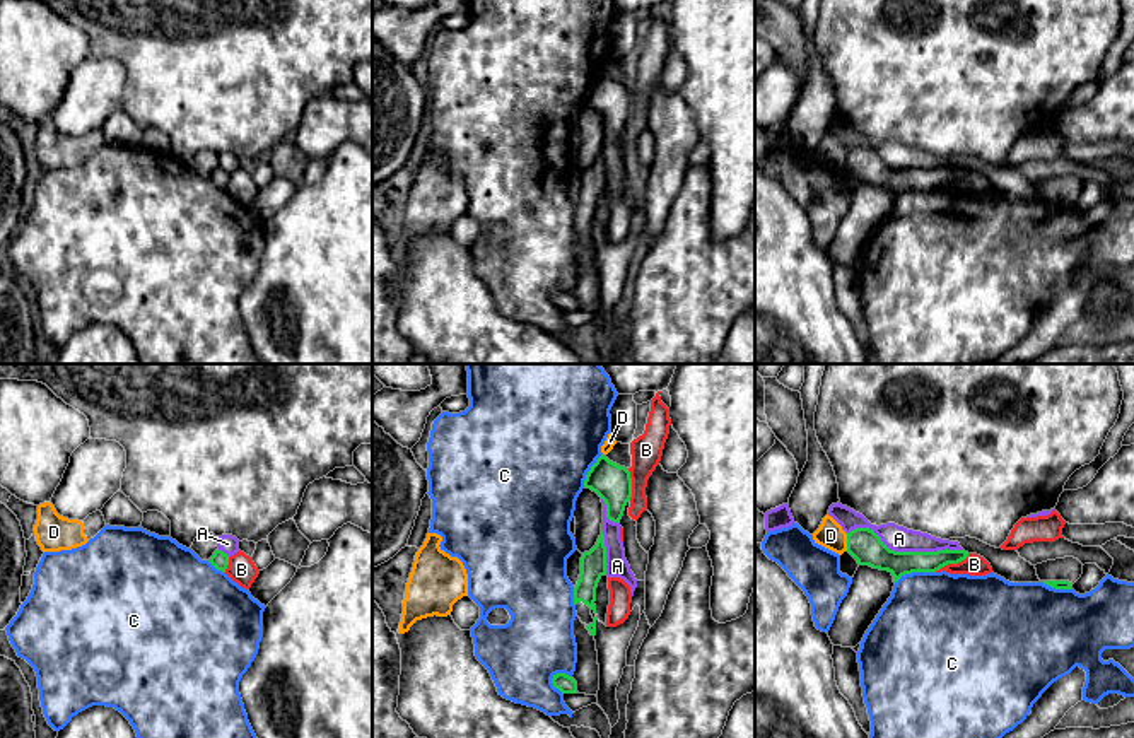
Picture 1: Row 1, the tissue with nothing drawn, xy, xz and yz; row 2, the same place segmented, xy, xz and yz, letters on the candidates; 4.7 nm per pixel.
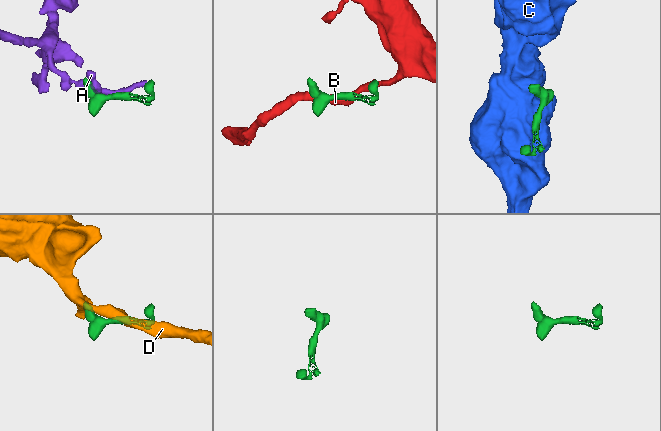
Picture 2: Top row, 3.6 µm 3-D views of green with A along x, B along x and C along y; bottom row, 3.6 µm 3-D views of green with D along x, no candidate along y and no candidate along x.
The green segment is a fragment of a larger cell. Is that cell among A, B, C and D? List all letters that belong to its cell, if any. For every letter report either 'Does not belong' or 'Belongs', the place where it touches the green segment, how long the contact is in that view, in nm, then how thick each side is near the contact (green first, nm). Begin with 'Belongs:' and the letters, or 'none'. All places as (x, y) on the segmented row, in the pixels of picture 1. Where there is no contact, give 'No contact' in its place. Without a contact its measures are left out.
Belongs: none
A: Does not belong. Touches green at yz (906, 552). Shared border 550 nm. Thickness 160 nm (green) against 120 nm
B: Does not belong. Touches green at yz (952, 562). Shared border 190 nm. Thickness 110 nm (green) against 100 nm
C: Does not belong. Touches green at yz (914, 571). Shared border 200 nm. Thickness 150 nm (green) against 460 nm
D: Does not belong. Touches green at yz (847, 542). Shared border 80 nm. Thickness 160 nm (green) against 130 nm

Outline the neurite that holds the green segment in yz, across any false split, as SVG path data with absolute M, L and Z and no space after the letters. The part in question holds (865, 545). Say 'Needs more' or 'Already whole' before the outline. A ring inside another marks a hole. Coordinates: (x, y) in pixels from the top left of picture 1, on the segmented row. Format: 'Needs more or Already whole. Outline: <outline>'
Already whole. Outline: M856 528L847 533L847 552L859 565L888 571L897 583L912 572L936 572L948 564L958 564L968 557L965 550L938 552L895 552L869 528Z

